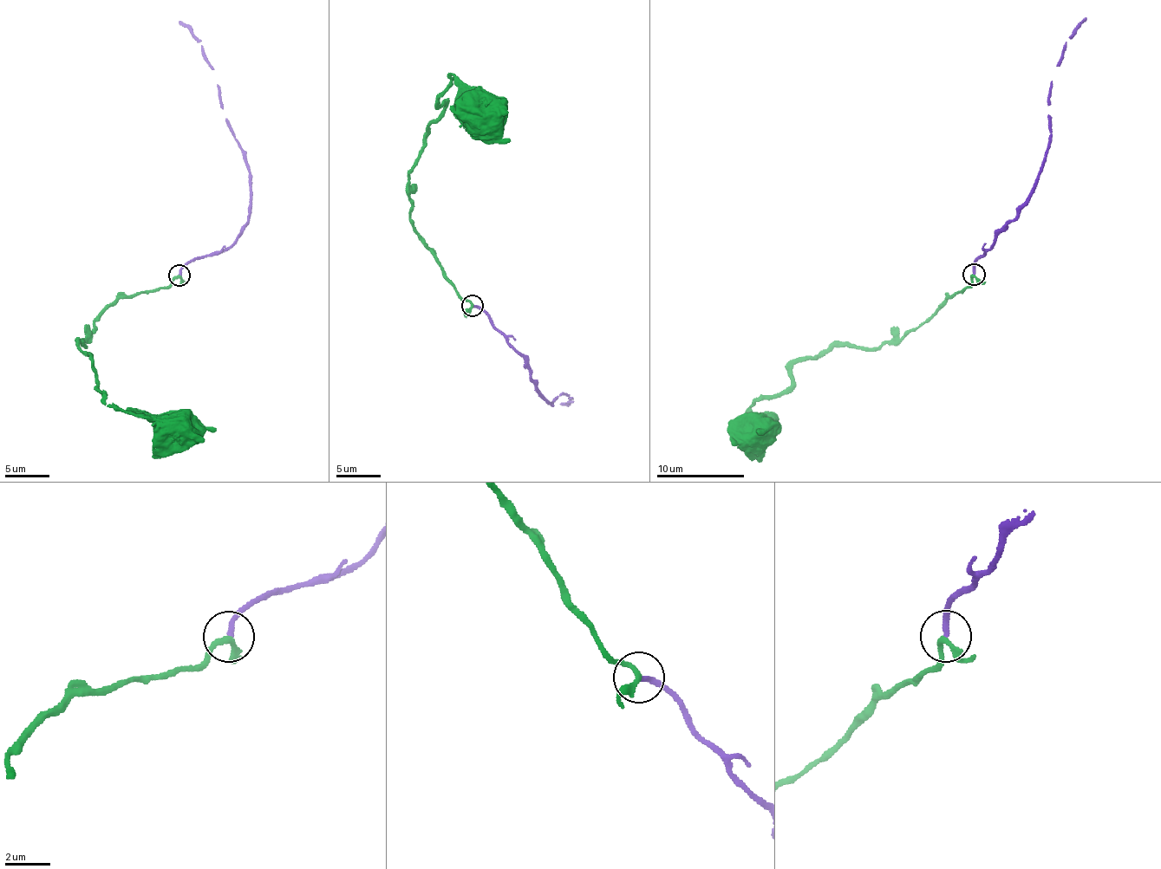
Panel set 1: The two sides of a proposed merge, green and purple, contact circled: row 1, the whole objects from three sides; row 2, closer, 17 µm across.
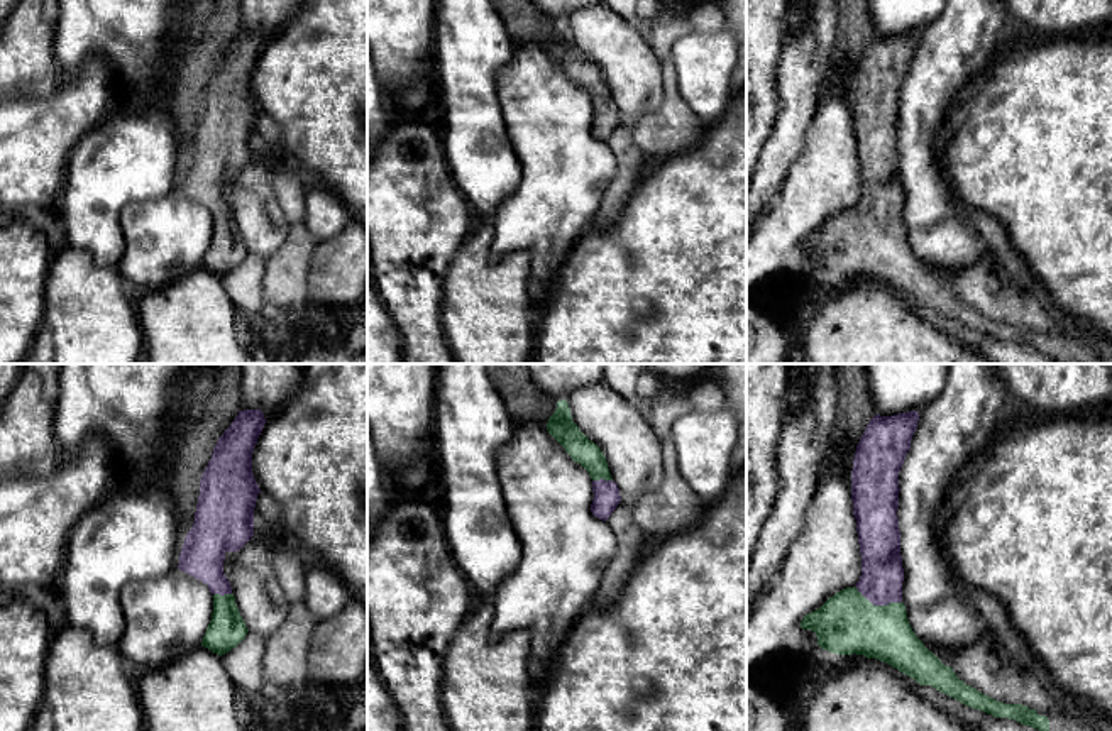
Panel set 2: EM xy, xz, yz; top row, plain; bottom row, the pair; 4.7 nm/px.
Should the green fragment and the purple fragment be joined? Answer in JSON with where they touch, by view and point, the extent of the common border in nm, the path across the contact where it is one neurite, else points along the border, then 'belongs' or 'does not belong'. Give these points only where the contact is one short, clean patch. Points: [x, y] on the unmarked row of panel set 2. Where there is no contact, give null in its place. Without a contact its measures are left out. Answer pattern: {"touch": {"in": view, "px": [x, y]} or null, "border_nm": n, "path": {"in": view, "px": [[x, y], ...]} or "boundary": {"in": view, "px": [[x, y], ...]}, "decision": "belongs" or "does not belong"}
{"touch": {"in": "yz", "px": [879, 227]}, "border_nm": 240, "path": {"in": "yz", "px": [[847, 244], [865, 241], [879, 227], [880, 203]]}, "decision": "belongs"}

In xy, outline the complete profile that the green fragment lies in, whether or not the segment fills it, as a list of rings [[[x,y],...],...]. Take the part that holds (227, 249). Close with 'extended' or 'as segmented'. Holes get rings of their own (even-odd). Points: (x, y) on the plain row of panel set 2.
[[[244,30],[218,59],[200,100],[195,144],[179,174],[178,190],[206,205],[213,215],[212,242],[201,267],[220,278],[249,254],[223,183],[227,173],[239,173],[254,156],[261,110],[252,95],[252,73],[264,46],[261,30]]] | extended

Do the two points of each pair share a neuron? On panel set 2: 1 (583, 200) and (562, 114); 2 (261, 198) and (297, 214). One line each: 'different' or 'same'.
1: same
2: different

